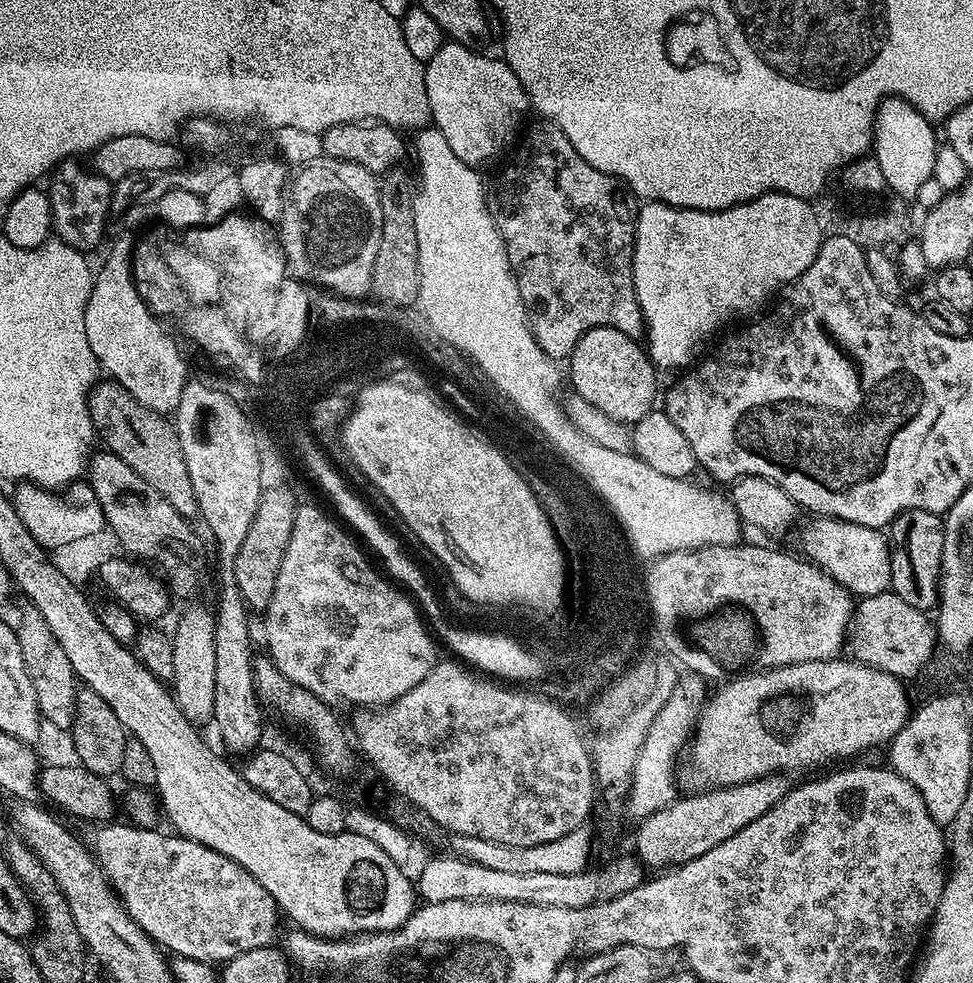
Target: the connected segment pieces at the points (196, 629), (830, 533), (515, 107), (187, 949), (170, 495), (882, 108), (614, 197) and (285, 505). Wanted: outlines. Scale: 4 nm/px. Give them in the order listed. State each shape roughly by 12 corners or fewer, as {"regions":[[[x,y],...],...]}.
{"regions":[[[190,607],[171,637],[172,693],[191,724],[213,721],[215,613]],[[816,516],[799,551],[853,597],[892,587],[881,529]],[[467,44],[424,64],[431,123],[473,166],[530,112],[518,74]],[[116,823],[87,843],[161,949],[220,966],[282,913],[238,862]],[[113,380],[97,437],[187,521],[199,517],[175,425]],[[900,97],[876,108],[873,155],[886,188],[916,198],[939,148]],[[527,125],[487,202],[534,338],[645,335],[633,197]],[[287,487],[261,495],[234,562],[240,596],[267,613],[294,534]]]}

